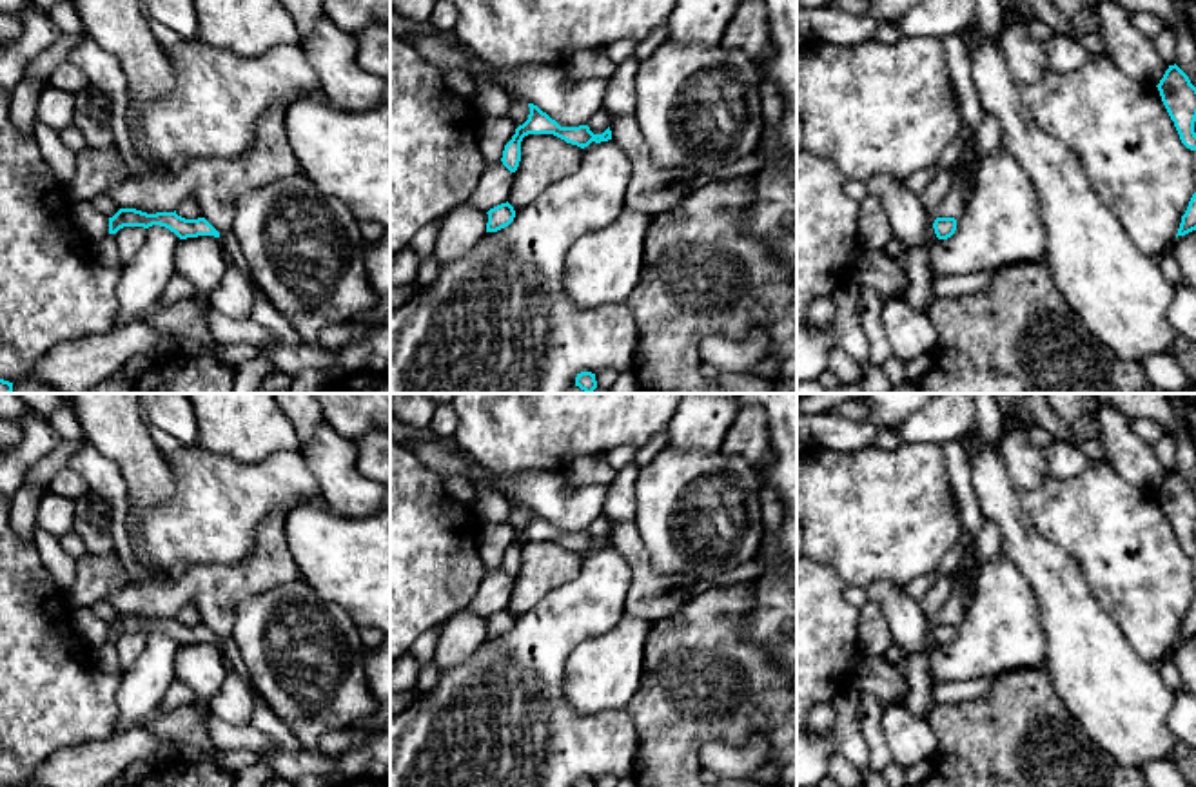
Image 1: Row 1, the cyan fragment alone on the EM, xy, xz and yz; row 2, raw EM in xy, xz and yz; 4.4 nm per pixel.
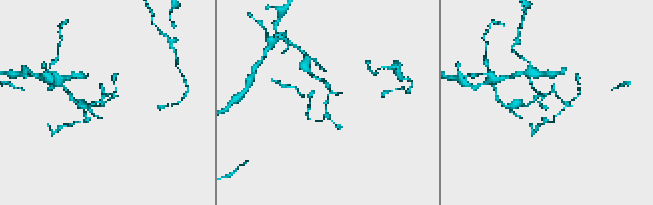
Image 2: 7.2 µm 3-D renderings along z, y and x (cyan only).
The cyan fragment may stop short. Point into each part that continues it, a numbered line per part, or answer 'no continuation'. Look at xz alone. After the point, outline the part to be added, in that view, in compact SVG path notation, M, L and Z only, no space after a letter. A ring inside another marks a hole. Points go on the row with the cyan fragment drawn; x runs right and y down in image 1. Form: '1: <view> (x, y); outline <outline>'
no continuation

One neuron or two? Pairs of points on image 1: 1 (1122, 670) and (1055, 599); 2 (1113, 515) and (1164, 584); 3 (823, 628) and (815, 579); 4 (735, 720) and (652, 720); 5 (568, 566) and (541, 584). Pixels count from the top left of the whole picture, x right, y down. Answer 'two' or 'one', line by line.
1: one
2: one
3: one
4: one
5: one

